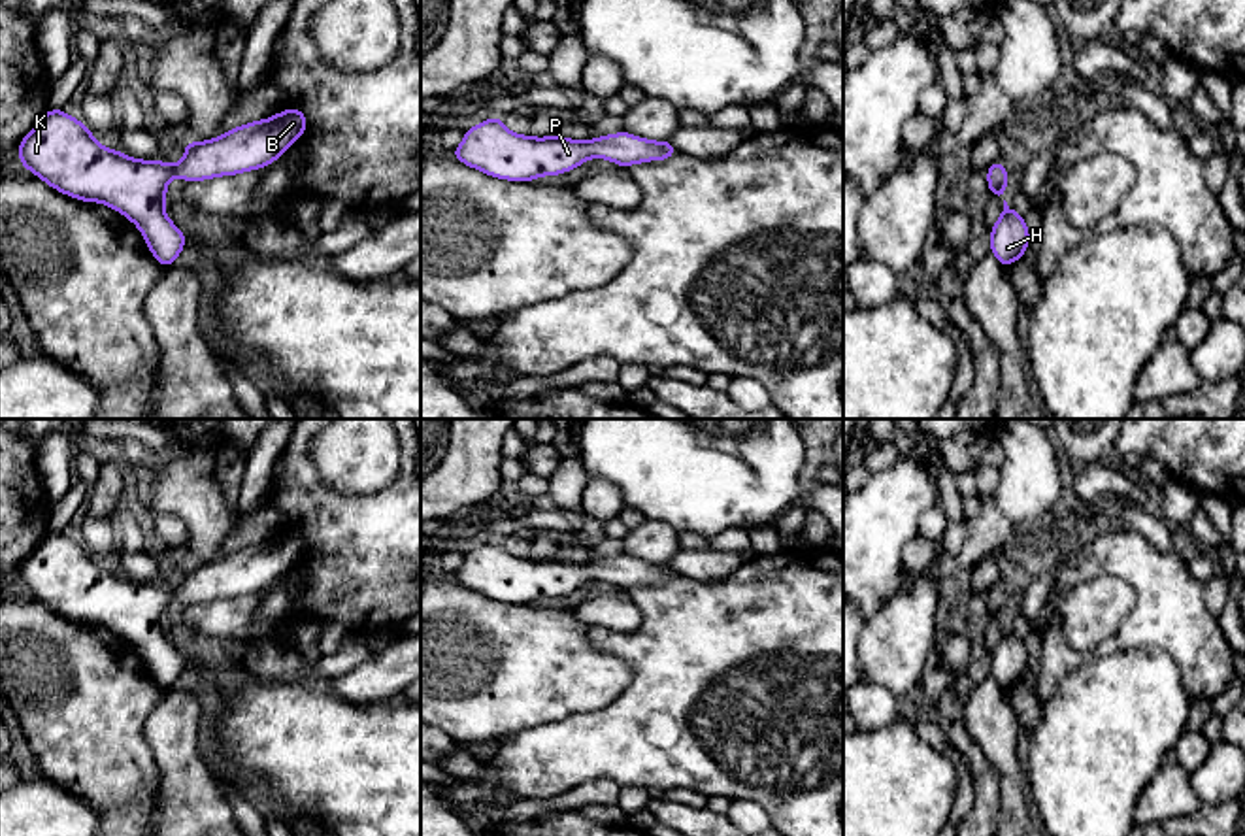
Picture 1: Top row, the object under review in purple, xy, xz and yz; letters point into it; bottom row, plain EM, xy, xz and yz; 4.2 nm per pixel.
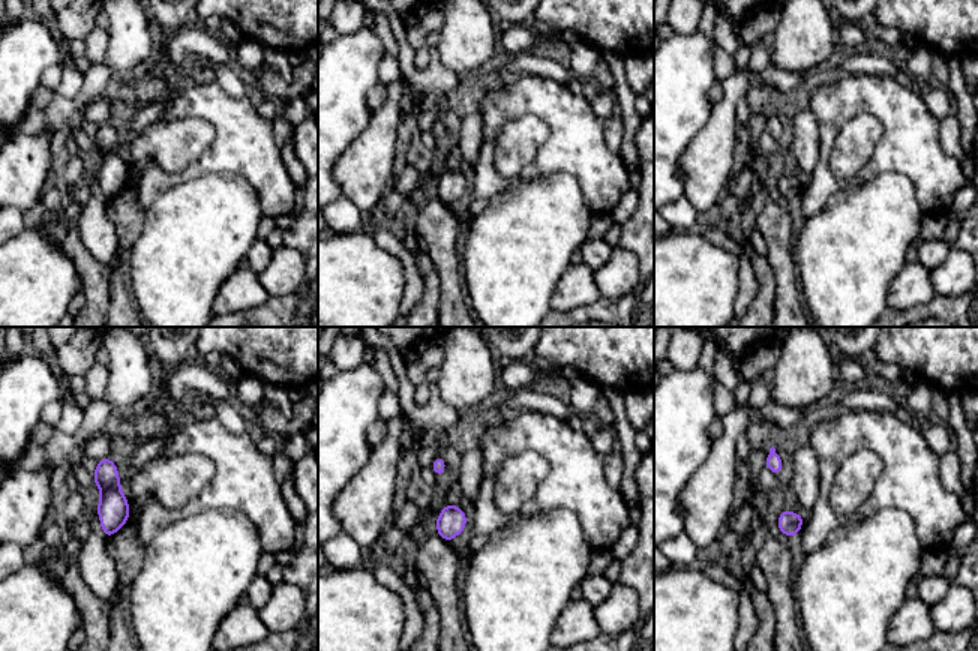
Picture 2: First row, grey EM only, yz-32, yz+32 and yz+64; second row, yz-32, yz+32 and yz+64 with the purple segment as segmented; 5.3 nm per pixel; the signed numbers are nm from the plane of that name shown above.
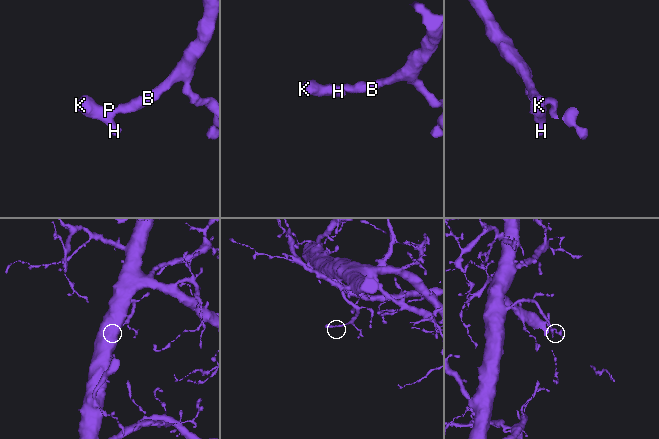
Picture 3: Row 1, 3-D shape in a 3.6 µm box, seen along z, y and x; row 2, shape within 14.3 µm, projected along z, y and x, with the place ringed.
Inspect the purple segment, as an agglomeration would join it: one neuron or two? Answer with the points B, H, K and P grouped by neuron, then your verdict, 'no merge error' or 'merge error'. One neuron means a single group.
B H K P | no merge error

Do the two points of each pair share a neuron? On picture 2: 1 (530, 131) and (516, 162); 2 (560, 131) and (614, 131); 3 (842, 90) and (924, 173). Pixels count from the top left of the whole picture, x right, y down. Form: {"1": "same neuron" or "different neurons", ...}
{"1": "same neuron", "2": "different neurons", "3": "same neuron"}

